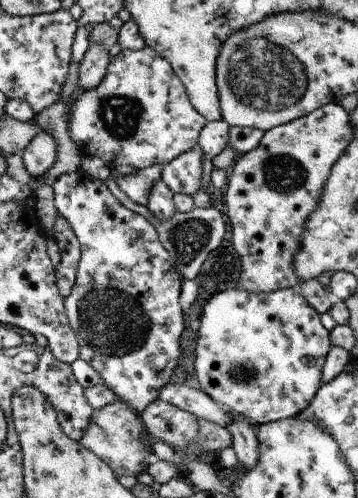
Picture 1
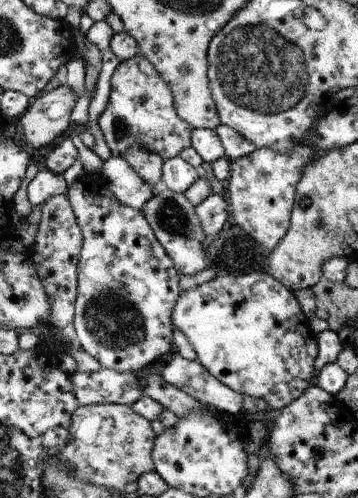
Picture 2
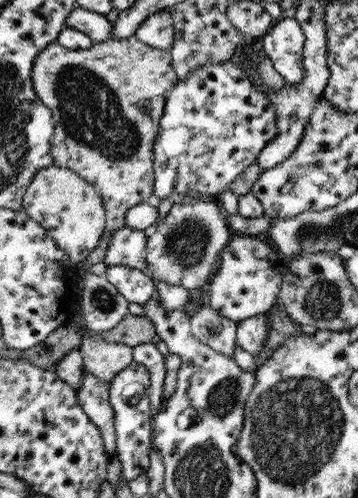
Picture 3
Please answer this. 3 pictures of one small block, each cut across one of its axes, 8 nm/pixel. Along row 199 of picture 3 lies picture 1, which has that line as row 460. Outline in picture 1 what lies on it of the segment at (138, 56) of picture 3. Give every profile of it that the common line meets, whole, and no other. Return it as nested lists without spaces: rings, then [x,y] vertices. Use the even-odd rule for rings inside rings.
[[[121,400],[113,402],[109,406],[103,406],[99,410],[93,410],[91,422],[79,442],[87,450],[91,450],[95,456],[99,456],[115,472],[115,476],[137,478],[153,462],[153,450],[151,450],[153,438],[147,434],[139,414],[129,404],[125,404]]]

